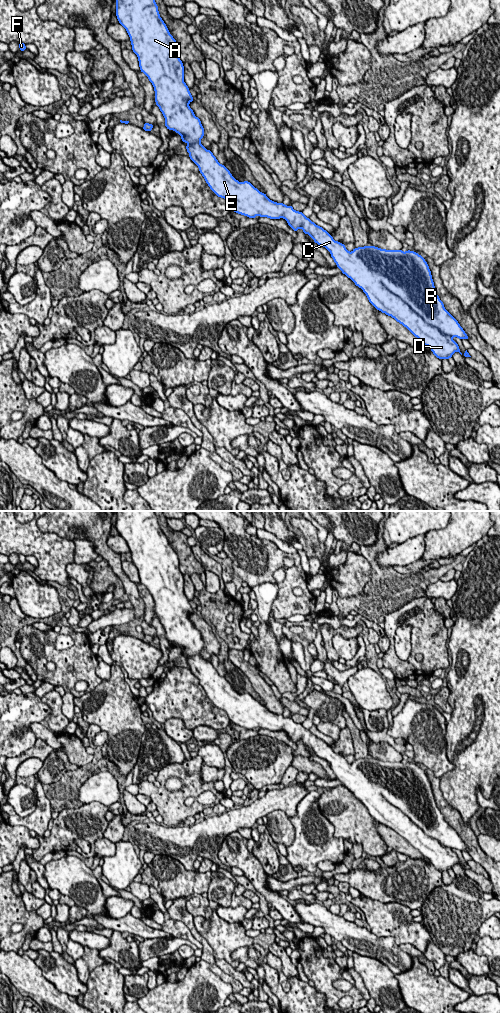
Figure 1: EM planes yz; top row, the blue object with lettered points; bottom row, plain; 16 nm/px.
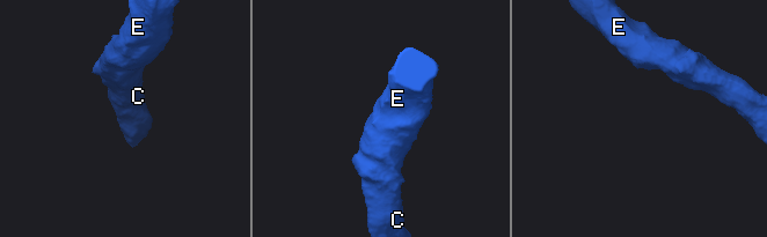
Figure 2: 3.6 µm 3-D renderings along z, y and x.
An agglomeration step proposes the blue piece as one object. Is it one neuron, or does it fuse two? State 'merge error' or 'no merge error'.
no merge error

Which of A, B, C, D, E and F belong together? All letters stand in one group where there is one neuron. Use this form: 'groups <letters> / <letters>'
groups A B C D E F

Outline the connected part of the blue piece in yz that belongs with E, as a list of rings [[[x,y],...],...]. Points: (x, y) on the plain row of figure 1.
[[[116,511],[116,516],[117,531],[130,549],[132,562],[138,569],[140,583],[148,589],[154,599],[155,614],[165,630],[165,638],[168,642],[178,645],[181,648],[182,654],[188,656],[185,659],[189,665],[189,669],[198,678],[200,685],[210,701],[218,709],[224,710],[230,721],[238,726],[249,730],[255,730],[256,728],[270,731],[284,730],[289,739],[294,743],[297,744],[301,740],[304,746],[308,746],[315,755],[325,759],[330,764],[337,779],[356,798],[363,802],[375,821],[391,828],[406,839],[425,858],[428,858],[437,870],[441,872],[449,871],[452,870],[455,864],[459,864],[462,867],[458,856],[452,850],[457,849],[466,852],[469,852],[469,850],[458,833],[444,820],[443,814],[436,805],[431,783],[425,771],[414,763],[386,762],[375,758],[358,759],[354,760],[352,764],[349,764],[344,756],[335,753],[329,744],[316,737],[302,724],[294,722],[291,717],[286,718],[284,715],[277,715],[270,712],[265,705],[260,704],[249,693],[239,694],[236,692],[225,677],[220,676],[213,665],[201,656],[201,651],[205,647],[204,640],[200,631],[195,628],[193,622],[189,619],[189,615],[194,611],[189,603],[189,599],[184,594],[184,578],[179,570],[178,555],[170,546],[166,536],[160,529],[155,511]]]

